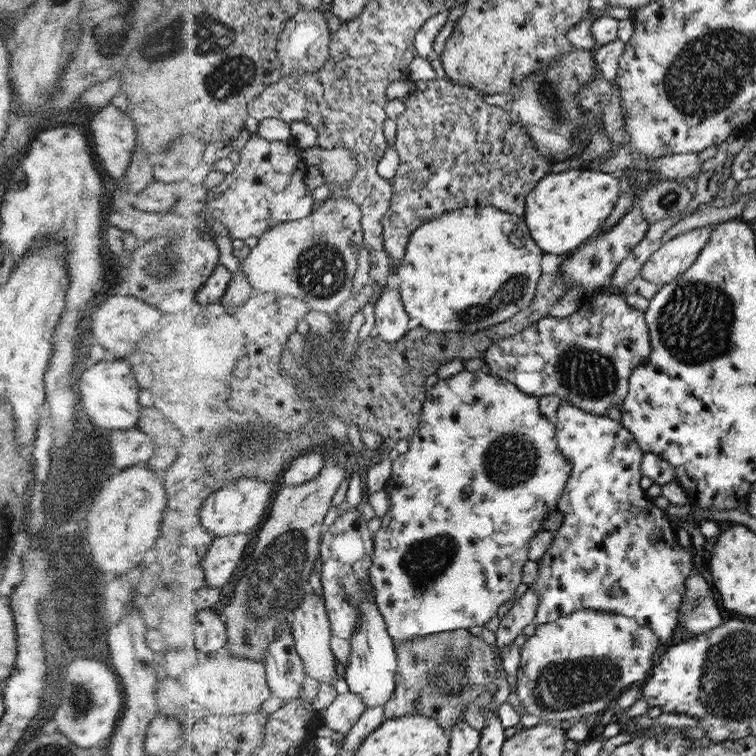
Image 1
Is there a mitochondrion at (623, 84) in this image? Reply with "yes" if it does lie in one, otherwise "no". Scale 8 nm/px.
no

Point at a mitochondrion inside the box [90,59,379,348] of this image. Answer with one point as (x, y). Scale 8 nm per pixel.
(319, 269)

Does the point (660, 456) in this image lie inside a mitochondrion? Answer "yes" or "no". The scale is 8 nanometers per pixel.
no

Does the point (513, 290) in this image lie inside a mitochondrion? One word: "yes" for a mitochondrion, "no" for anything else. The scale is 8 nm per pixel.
yes

